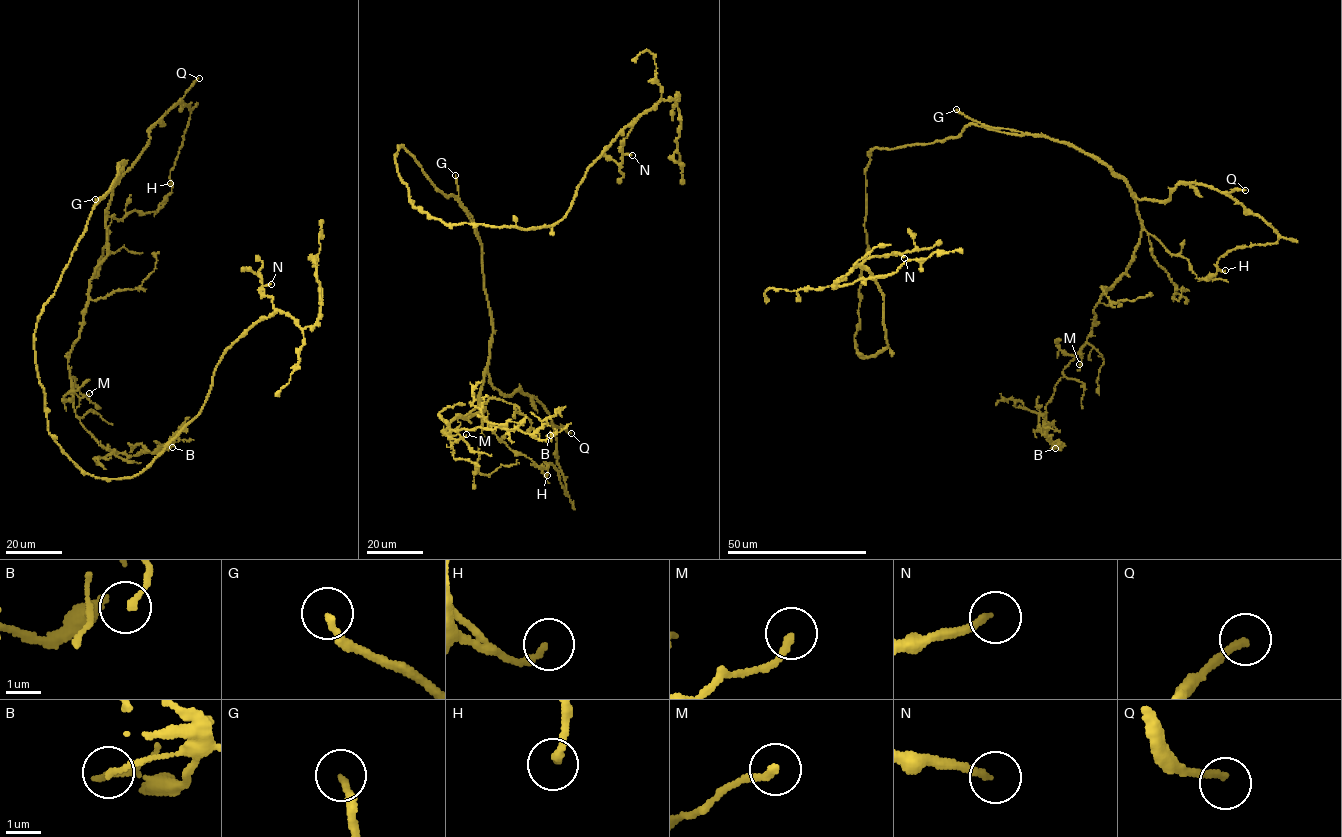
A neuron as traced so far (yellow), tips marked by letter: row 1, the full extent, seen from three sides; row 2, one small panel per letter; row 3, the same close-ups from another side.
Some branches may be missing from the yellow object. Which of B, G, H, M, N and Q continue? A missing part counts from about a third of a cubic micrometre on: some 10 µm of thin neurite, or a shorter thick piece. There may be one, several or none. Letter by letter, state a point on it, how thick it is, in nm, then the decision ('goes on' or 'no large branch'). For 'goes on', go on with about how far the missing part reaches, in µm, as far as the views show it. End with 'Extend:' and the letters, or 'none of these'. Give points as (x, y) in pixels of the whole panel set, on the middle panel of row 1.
B: at (550, 435); 140 nm thick; no large branch
G: at (455, 175); 190 nm thick; goes on; about 90 µm are missing
H: at (547, 475); 200 nm thick; no large branch
M: at (466, 434); 190 nm thick; no large branch
N: at (632, 155); 190 nm thick; goes on; about 20 µm are missing
Q: at (571, 433); 200 nm thick; no large branch
Extend: G, N

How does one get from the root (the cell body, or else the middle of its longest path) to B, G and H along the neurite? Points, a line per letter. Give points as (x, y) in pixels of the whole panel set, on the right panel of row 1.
B: (895, 148), (974, 124), (1045, 136), (1097, 156), (1129, 187), (1139, 242), (1046, 405), (1044, 433), (1055, 448)
G: (895, 148), (942, 141), (959, 135), (966, 126), (982, 125), (956, 109)
H: (895, 148), (975, 124), (1071, 143), (1139, 199), (1211, 186), (1278, 235), (1227, 252), (1225, 270)

